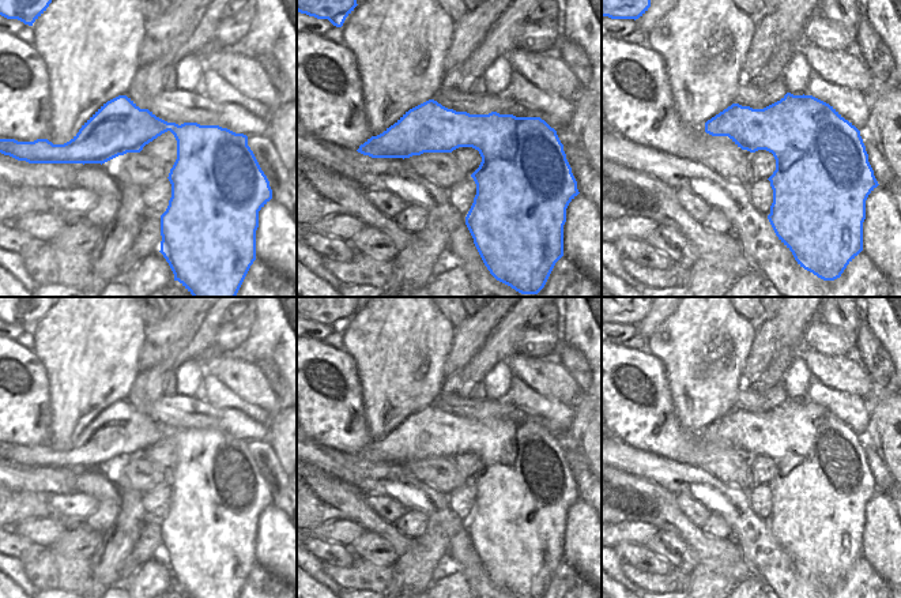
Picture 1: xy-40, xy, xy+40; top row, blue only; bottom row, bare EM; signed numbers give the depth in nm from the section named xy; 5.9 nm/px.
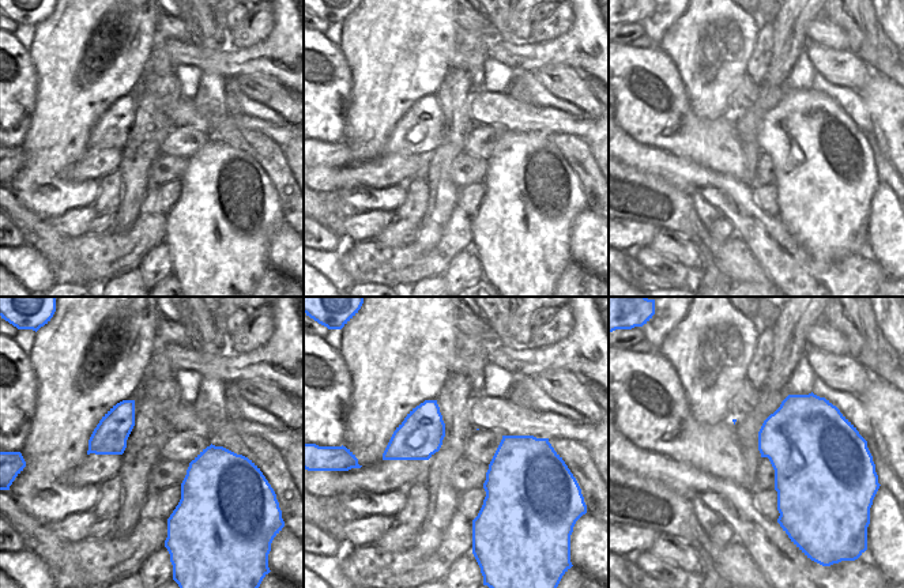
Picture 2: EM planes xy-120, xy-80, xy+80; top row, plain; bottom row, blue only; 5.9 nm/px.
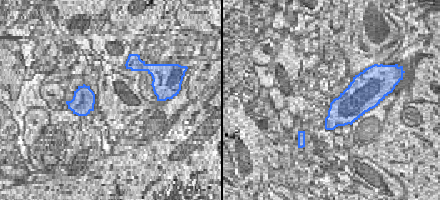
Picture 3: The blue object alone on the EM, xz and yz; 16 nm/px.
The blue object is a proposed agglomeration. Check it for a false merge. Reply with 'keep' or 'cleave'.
keep

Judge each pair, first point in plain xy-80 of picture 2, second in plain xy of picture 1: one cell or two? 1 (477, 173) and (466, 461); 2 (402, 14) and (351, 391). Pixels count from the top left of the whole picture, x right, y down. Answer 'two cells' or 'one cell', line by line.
1: two cells
2: two cells

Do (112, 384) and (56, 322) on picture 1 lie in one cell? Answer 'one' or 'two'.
one

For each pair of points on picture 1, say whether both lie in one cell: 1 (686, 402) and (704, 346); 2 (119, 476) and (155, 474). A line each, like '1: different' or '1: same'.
1: same
2: same

